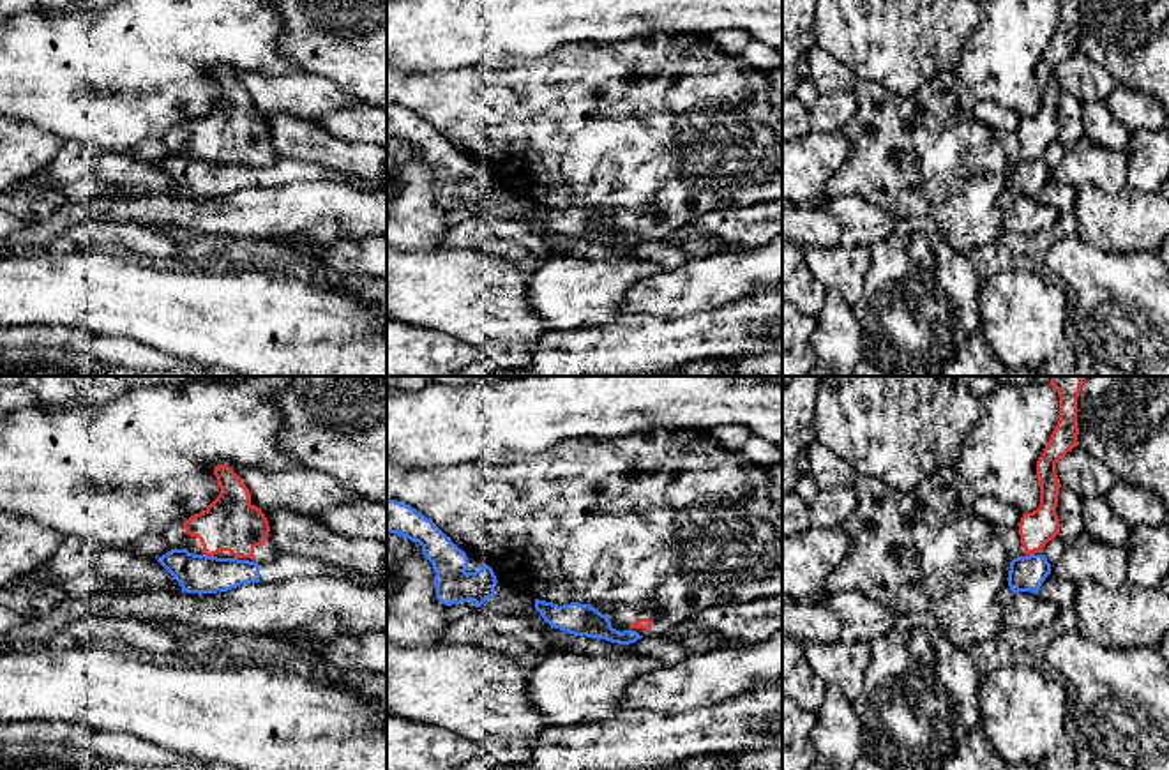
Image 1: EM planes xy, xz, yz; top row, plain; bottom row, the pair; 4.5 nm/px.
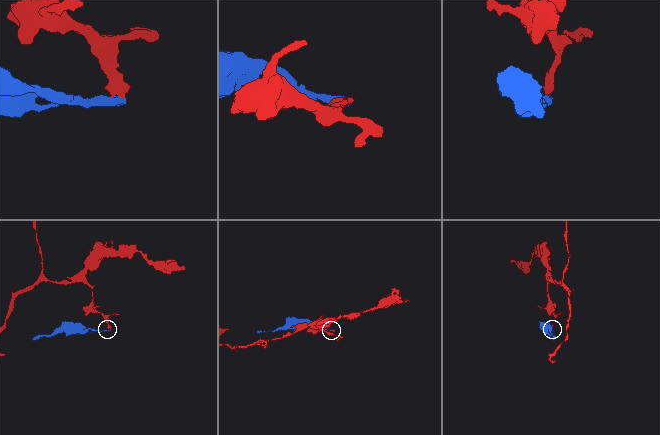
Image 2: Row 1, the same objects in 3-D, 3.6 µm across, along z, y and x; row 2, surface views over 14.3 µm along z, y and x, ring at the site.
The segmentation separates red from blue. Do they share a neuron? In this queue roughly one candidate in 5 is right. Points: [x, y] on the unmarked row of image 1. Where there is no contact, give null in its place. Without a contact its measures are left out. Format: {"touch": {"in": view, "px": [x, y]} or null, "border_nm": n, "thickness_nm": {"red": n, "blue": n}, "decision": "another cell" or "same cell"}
{"touch": {"in": "xy", "px": [209, 159]}, "border_nm": 50, "thickness_nm": {"red": 260, "blue": 180}, "decision": "another cell"}

